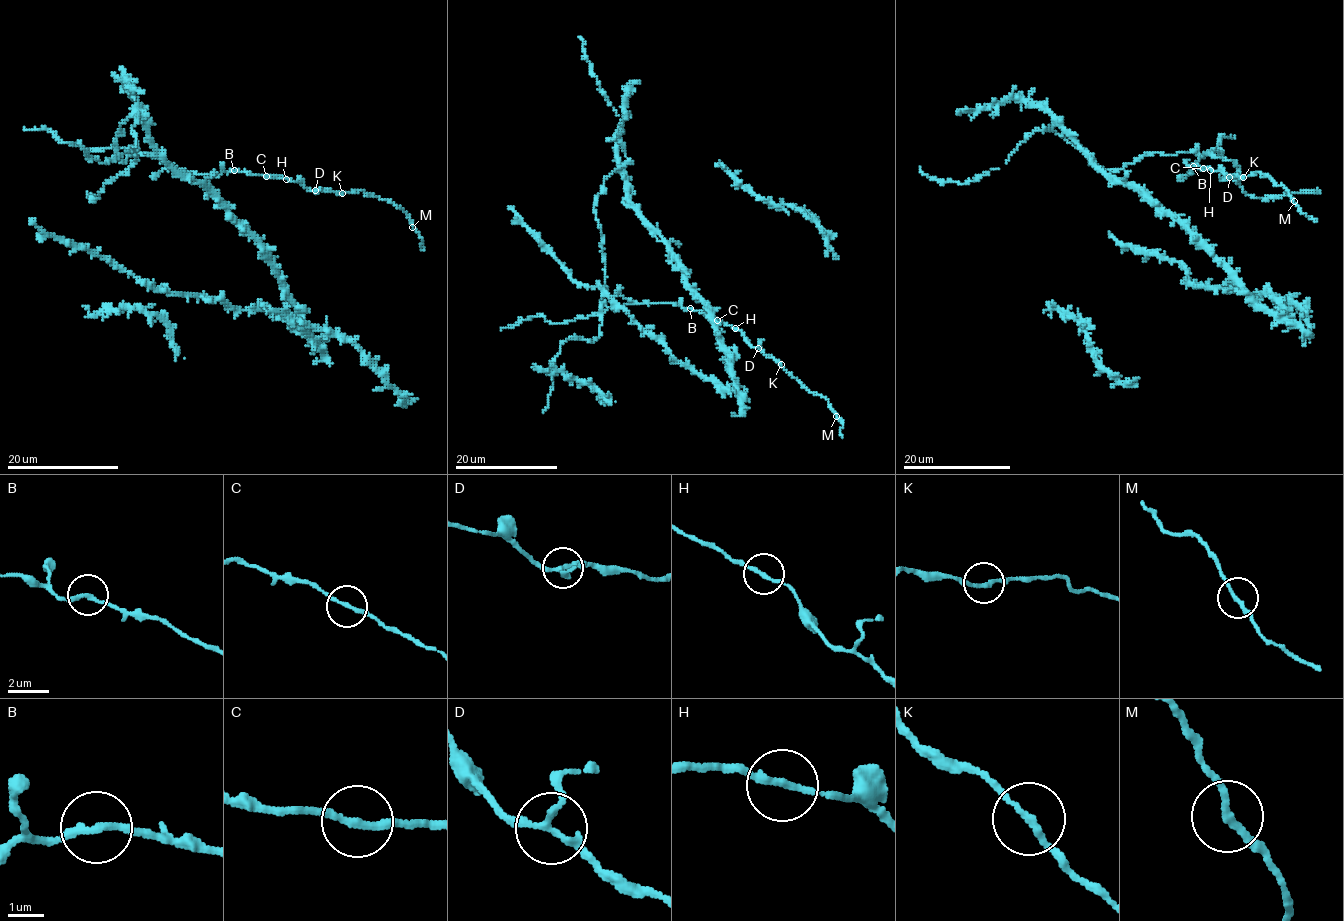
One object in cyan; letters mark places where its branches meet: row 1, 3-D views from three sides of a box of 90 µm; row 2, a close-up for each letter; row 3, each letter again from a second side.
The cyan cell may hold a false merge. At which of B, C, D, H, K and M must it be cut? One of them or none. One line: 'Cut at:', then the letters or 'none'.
Cut at: none

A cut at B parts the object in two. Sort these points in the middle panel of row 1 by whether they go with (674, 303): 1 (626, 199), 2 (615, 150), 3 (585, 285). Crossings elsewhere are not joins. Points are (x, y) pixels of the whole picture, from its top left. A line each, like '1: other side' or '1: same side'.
1: other side
2: other side
3: other side

